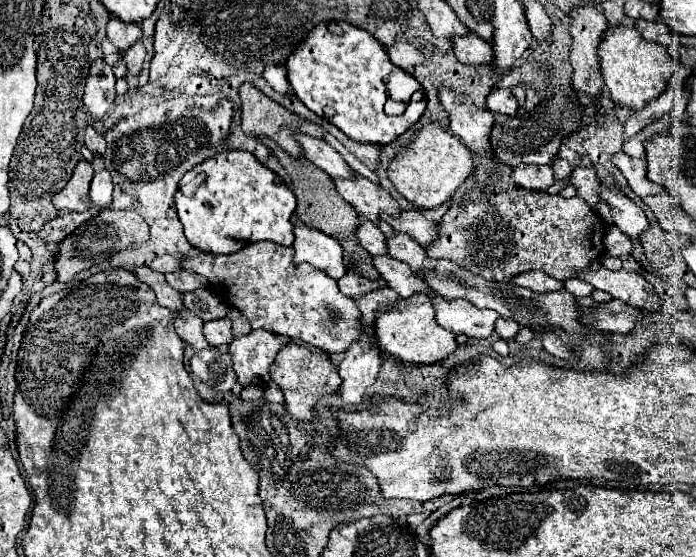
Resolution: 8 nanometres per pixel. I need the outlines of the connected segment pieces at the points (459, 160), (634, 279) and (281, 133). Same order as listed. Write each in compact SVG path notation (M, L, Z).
M430 122L418 132L414 142L390 162L388 176L396 186L396 190L406 200L414 202L420 208L430 210L450 200L452 194L472 174L472 170L474 170L472 152L454 134L450 134L440 122Z
M604 266L598 272L580 272L582 280L590 282L594 288L610 292L614 298L642 310L656 312L662 306L660 296L654 292L652 284L646 282L638 272L626 272L626 270L606 270Z
M248 82L240 86L240 98L242 98L242 130L244 130L246 136L252 136L252 138L266 136L266 138L274 140L284 152L288 152L294 158L302 158L302 148L298 148L298 140L294 140L294 132L310 134L314 138L324 138L322 126L312 124L308 120L302 120L300 116L296 116L294 112L276 104L274 100L270 100L266 94L262 94L258 88L254 88Z

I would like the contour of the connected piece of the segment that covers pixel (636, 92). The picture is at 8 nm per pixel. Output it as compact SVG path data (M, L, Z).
M630 26L610 28L604 34L598 54L602 60L600 64L602 64L604 84L610 90L614 104L628 110L640 110L648 102L656 100L666 90L666 84L676 68L676 60L668 54L666 46L644 40L640 32Z

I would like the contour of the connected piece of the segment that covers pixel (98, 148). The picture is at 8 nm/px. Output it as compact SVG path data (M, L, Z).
M92 126L86 128L86 136L84 136L84 142L86 142L86 148L92 152L92 154L104 154L104 148L106 148L106 142L104 142L104 136L98 134Z

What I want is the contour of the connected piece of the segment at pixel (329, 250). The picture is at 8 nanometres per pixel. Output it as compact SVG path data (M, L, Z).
M302 222L294 226L294 236L296 236L296 240L294 240L294 250L296 250L294 264L308 262L314 268L332 276L334 280L340 280L346 274L344 264L342 264L344 250L338 244L338 240L326 236L320 230L308 228Z

